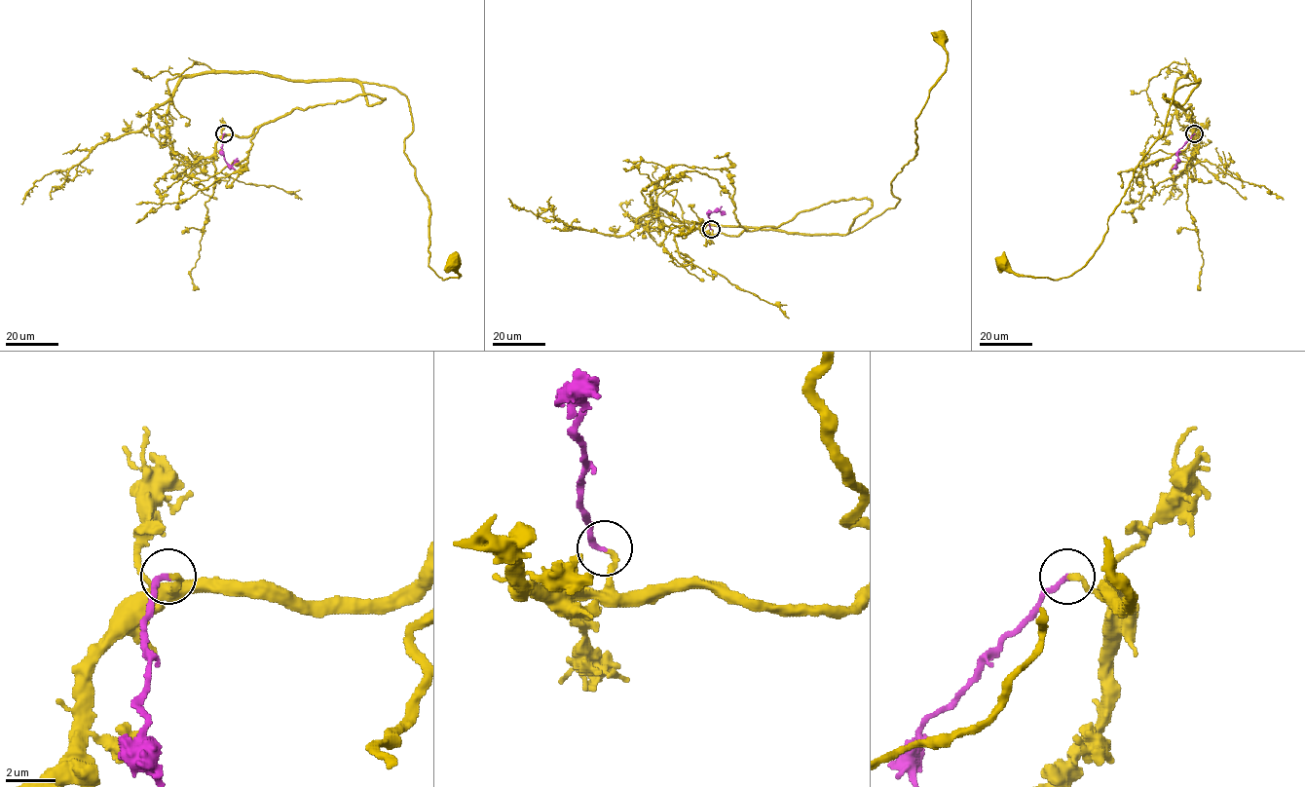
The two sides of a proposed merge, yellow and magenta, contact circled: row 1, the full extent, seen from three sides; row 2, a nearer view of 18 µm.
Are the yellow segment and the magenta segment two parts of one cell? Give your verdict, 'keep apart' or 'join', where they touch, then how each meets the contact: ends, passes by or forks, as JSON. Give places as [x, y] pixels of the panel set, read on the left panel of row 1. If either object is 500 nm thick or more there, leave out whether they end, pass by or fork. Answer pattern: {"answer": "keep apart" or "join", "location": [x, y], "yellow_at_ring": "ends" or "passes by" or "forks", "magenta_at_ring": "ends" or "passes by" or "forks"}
{"answer": "join", "location": [224, 133], "yellow_at_ring": "ends", "magenta_at_ring": "ends"}

